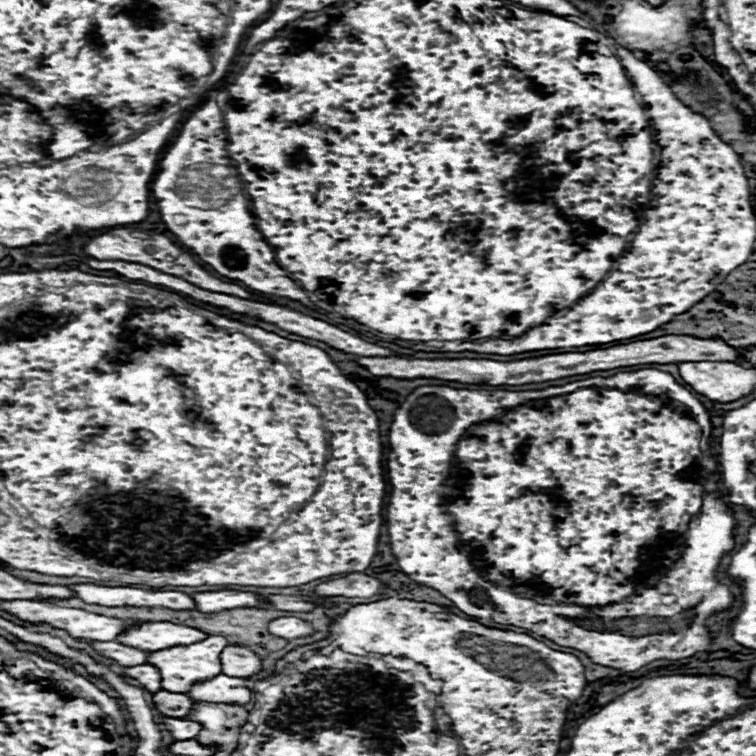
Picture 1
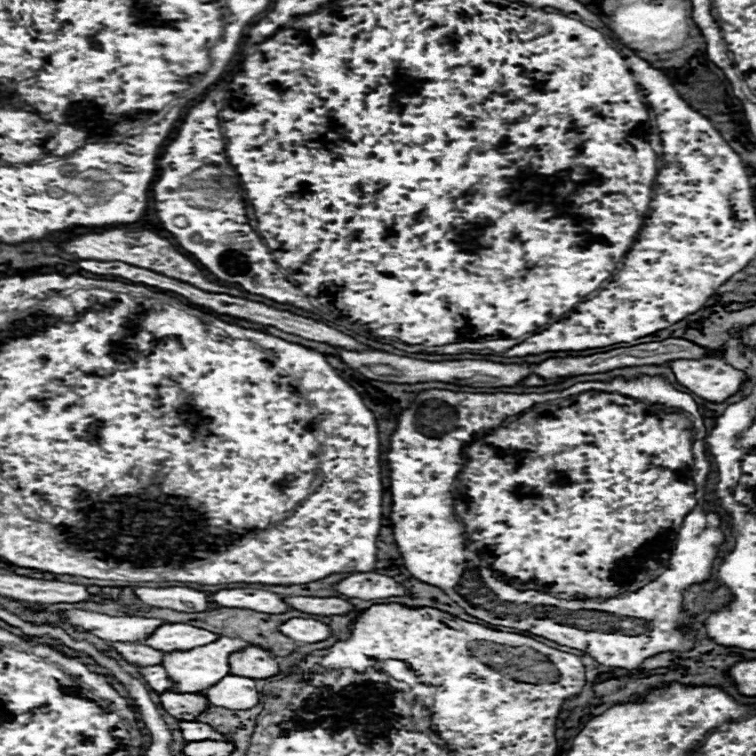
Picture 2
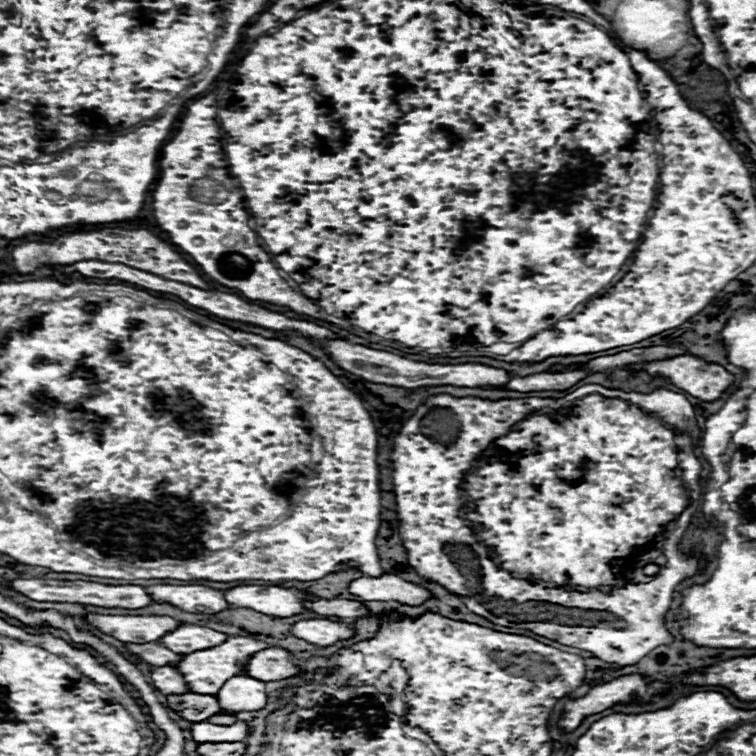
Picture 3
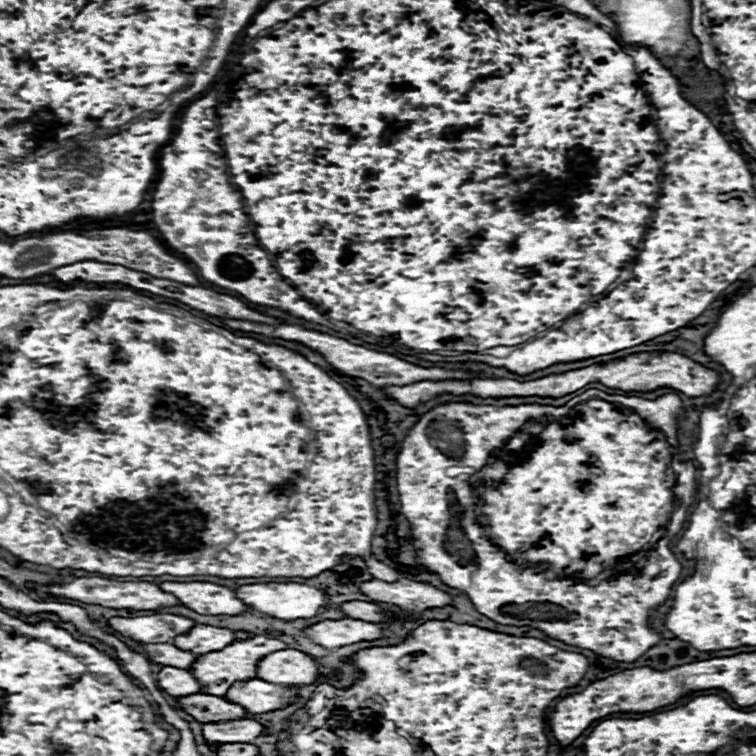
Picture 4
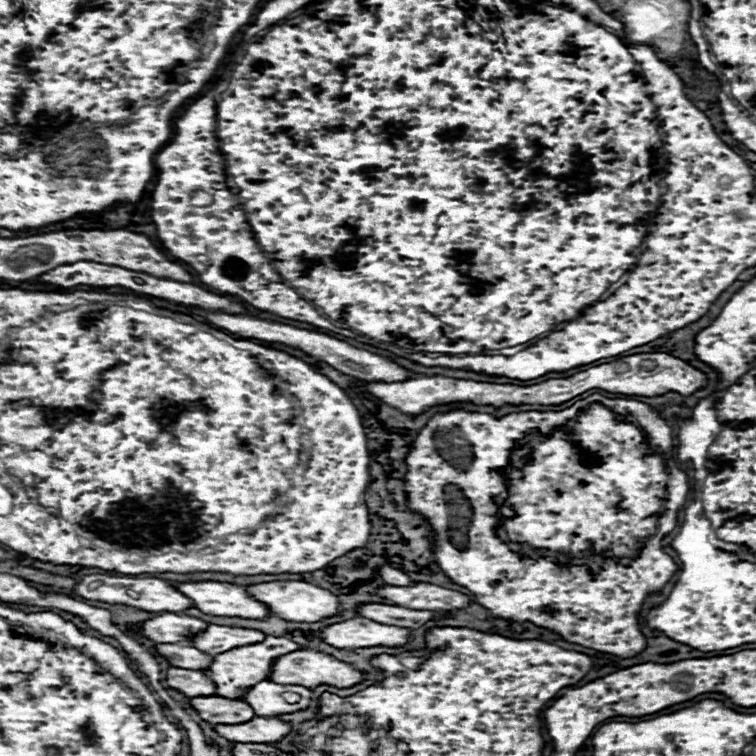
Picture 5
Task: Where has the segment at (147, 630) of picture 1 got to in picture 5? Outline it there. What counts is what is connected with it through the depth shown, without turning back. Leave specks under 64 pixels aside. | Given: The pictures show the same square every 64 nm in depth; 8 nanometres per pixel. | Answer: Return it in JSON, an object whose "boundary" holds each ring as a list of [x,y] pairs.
{"boundary":[[[210,624],[206,632],[198,634],[194,638],[194,646],[206,654],[218,654],[226,652],[230,648],[238,648],[242,644],[258,644],[266,638],[260,630],[248,630],[248,628],[232,628],[232,626],[218,626]]]}

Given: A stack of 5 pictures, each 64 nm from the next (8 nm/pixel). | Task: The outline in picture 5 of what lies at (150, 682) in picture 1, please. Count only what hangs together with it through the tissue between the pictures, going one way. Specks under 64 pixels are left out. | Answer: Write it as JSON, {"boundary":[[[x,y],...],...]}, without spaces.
{"boundary":[[[170,668],[166,672],[166,684],[174,690],[184,692],[190,696],[212,696],[216,694],[216,684],[206,678],[200,670],[184,670],[184,668]]]}

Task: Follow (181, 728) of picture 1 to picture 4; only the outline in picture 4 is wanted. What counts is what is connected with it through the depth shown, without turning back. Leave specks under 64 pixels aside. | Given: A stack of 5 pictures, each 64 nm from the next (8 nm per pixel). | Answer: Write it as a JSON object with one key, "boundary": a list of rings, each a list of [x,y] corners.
{"boundary":[[[236,720],[236,722],[220,722],[220,724],[204,724],[202,736],[208,742],[222,742],[222,744],[234,744],[234,742],[254,742],[258,736],[262,736],[264,730],[244,730],[254,728],[256,720]]]}

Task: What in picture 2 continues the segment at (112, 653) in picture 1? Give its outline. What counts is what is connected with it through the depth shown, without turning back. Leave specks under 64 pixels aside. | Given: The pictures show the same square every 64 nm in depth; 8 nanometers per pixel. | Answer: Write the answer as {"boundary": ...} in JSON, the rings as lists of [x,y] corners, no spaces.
{"boundary":[[[118,642],[114,644],[114,648],[126,662],[138,664],[138,666],[156,666],[156,664],[162,664],[162,658],[164,658],[162,650],[154,650],[150,646],[134,644],[134,642]]]}

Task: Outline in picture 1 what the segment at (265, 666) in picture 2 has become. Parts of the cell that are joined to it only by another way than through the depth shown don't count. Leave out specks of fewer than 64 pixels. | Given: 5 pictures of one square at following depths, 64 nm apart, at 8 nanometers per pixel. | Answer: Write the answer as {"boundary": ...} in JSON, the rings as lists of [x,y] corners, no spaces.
{"boundary":[[[228,646],[222,652],[222,674],[250,678],[252,674],[262,672],[262,658],[254,654],[250,648],[242,646]]]}

